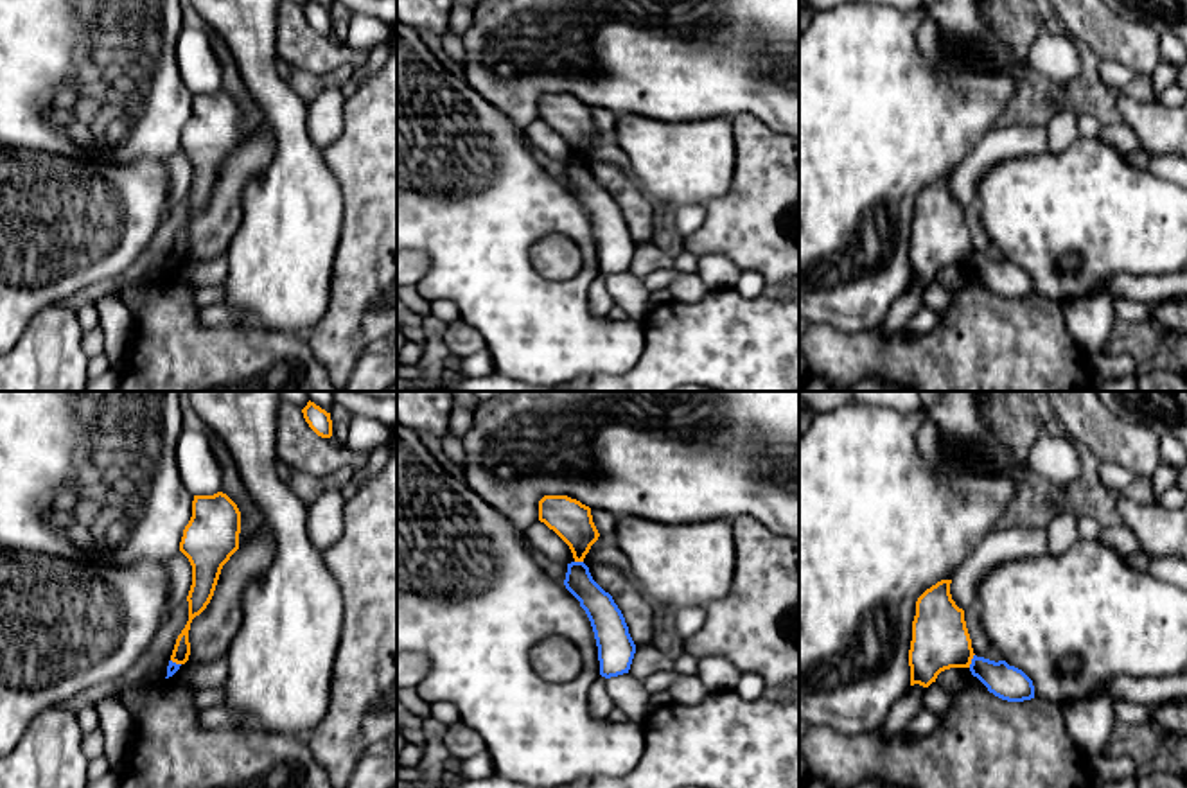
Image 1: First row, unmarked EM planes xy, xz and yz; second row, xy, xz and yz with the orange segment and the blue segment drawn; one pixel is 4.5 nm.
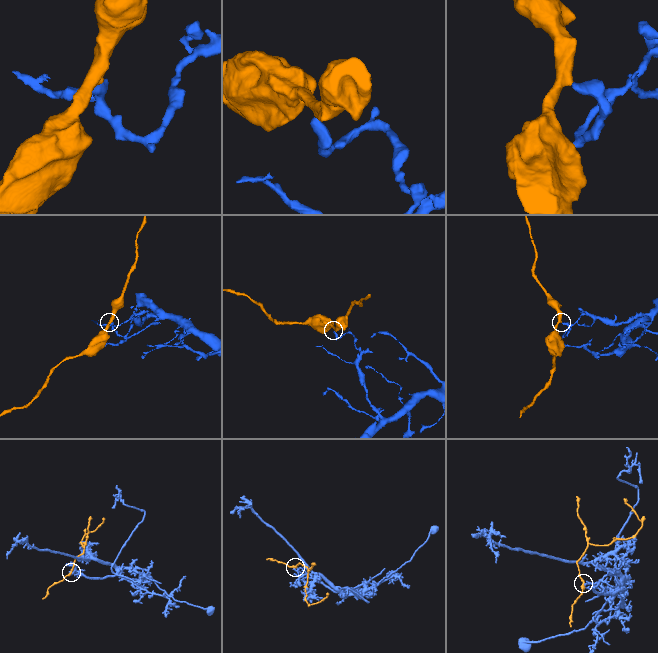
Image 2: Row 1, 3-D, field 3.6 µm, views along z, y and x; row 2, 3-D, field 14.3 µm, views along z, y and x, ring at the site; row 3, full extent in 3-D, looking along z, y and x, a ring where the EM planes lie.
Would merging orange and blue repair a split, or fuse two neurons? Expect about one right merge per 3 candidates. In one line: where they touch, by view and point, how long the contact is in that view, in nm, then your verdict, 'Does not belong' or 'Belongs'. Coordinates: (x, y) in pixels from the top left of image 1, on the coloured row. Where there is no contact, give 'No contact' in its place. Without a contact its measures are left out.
Touches orange at yz (970, 661). Shared border 70 nm. Does not belong

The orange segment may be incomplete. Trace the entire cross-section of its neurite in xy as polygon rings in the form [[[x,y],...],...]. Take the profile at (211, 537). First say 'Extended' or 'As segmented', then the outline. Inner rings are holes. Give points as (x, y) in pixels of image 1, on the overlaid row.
As segmented. [[[226,494],[194,495],[192,517],[180,542],[180,551],[192,565],[192,585],[187,596],[189,621],[178,635],[171,655],[176,664],[189,661],[190,623],[210,603],[223,565],[239,549],[239,533],[241,512]]]

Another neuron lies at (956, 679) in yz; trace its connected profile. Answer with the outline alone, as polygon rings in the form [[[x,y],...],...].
[[[950,668],[941,671],[936,682],[939,682],[945,689],[952,691],[954,695],[959,695],[968,687],[970,679],[970,668]]]

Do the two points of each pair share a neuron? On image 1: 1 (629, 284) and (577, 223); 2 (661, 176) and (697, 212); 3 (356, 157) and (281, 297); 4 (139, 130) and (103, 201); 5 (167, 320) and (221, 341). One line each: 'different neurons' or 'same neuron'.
1: different neurons
2: different neurons
3: different neurons
4: different neurons
5: same neuron

